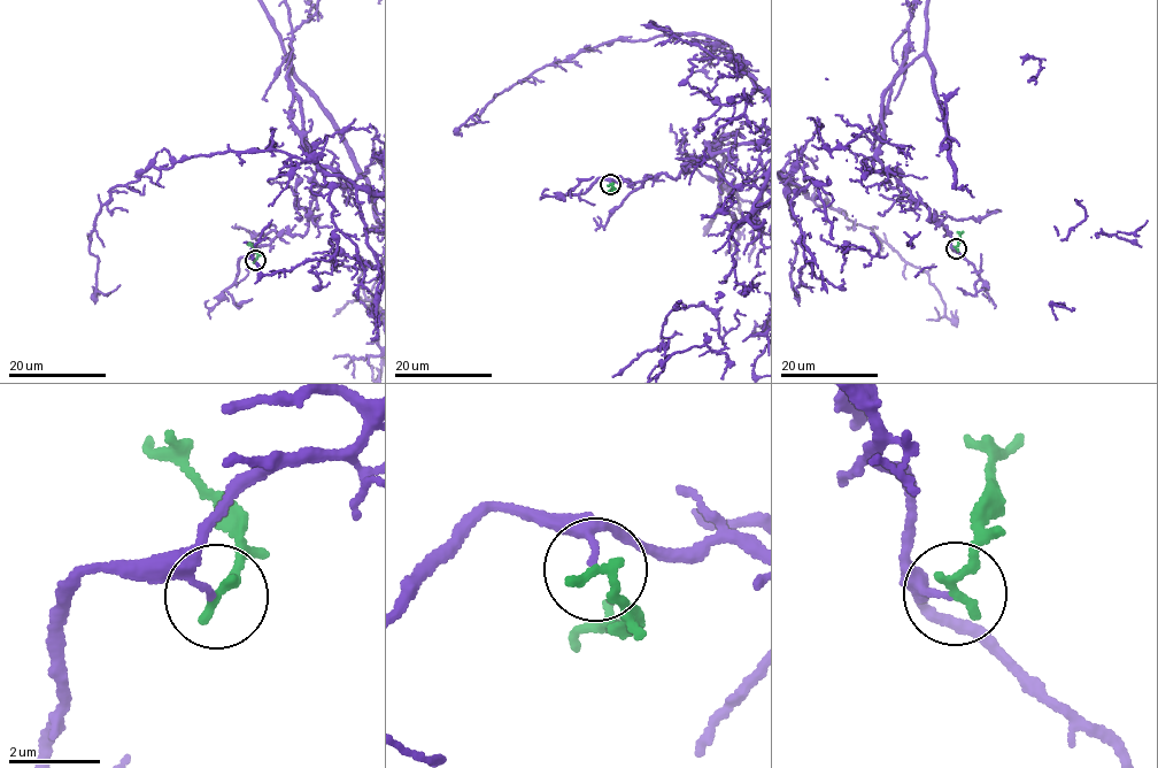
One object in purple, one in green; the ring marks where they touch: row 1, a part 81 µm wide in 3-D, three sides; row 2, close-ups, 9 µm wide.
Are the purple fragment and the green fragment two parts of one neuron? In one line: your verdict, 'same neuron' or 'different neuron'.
different neuron

